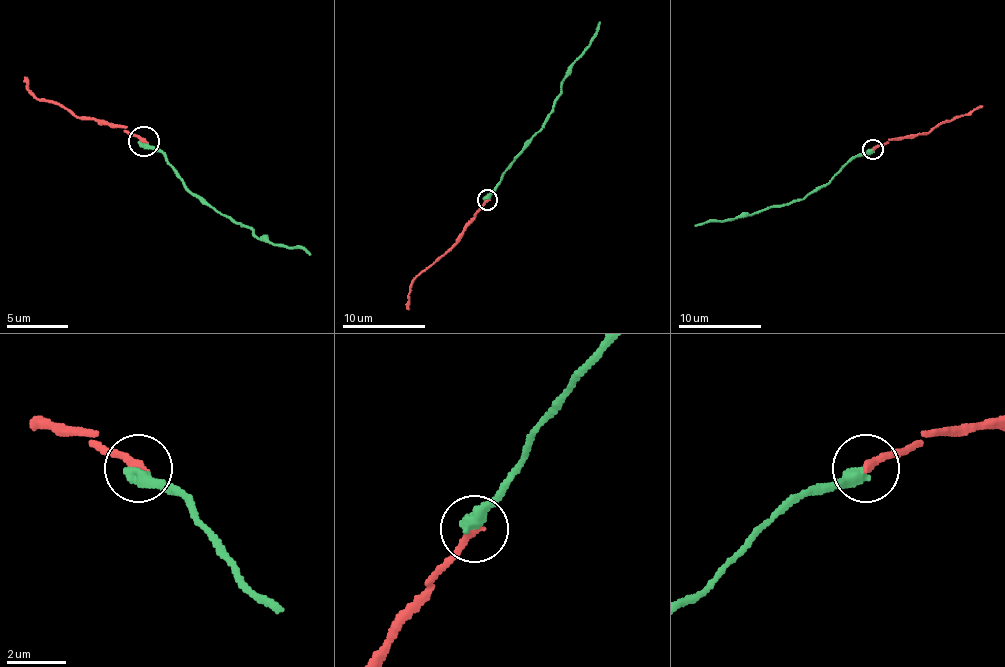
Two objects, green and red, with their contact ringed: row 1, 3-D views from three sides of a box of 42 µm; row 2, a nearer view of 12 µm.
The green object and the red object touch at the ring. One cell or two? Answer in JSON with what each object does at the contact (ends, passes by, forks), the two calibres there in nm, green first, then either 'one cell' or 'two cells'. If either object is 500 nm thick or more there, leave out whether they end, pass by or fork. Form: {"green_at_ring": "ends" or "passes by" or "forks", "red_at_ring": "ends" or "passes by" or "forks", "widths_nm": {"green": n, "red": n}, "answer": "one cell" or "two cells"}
{"green_at_ring": "ends", "red_at_ring": "ends", "widths_nm": {"green": 480, "red": 280}, "answer": "one cell"}

